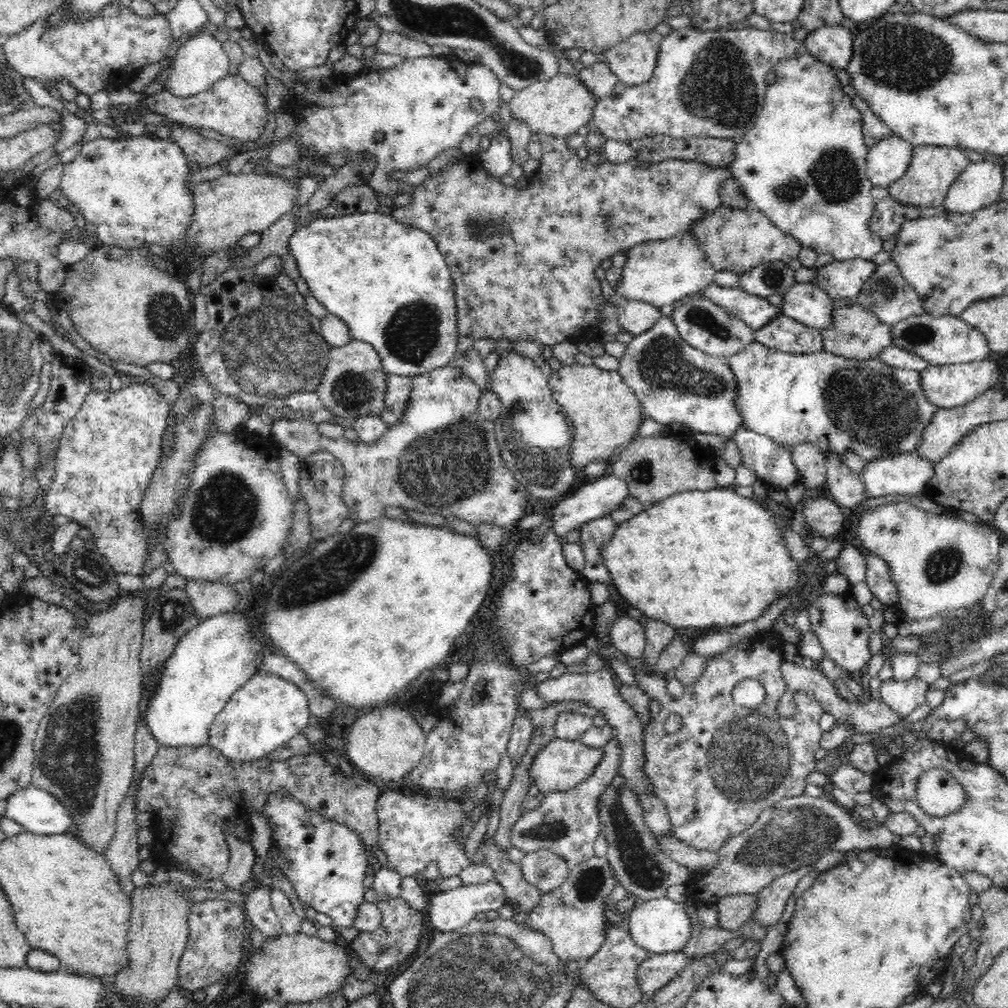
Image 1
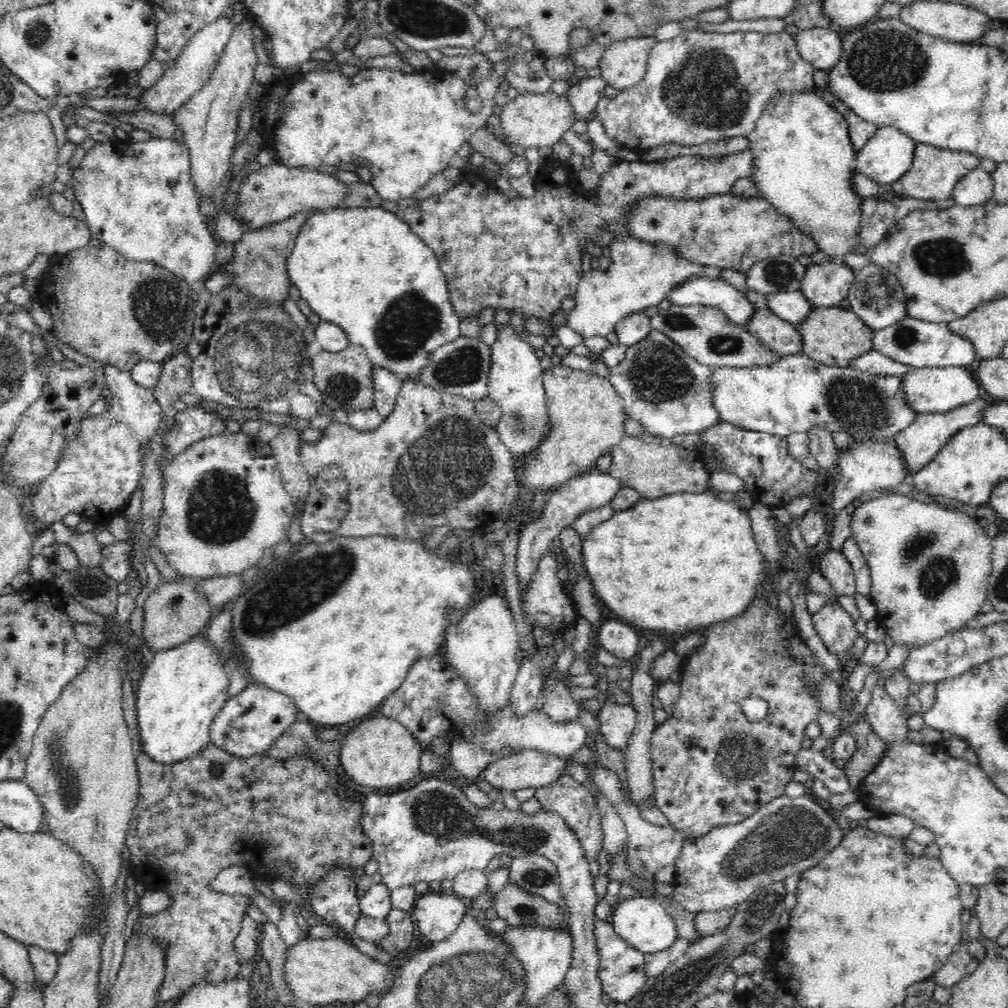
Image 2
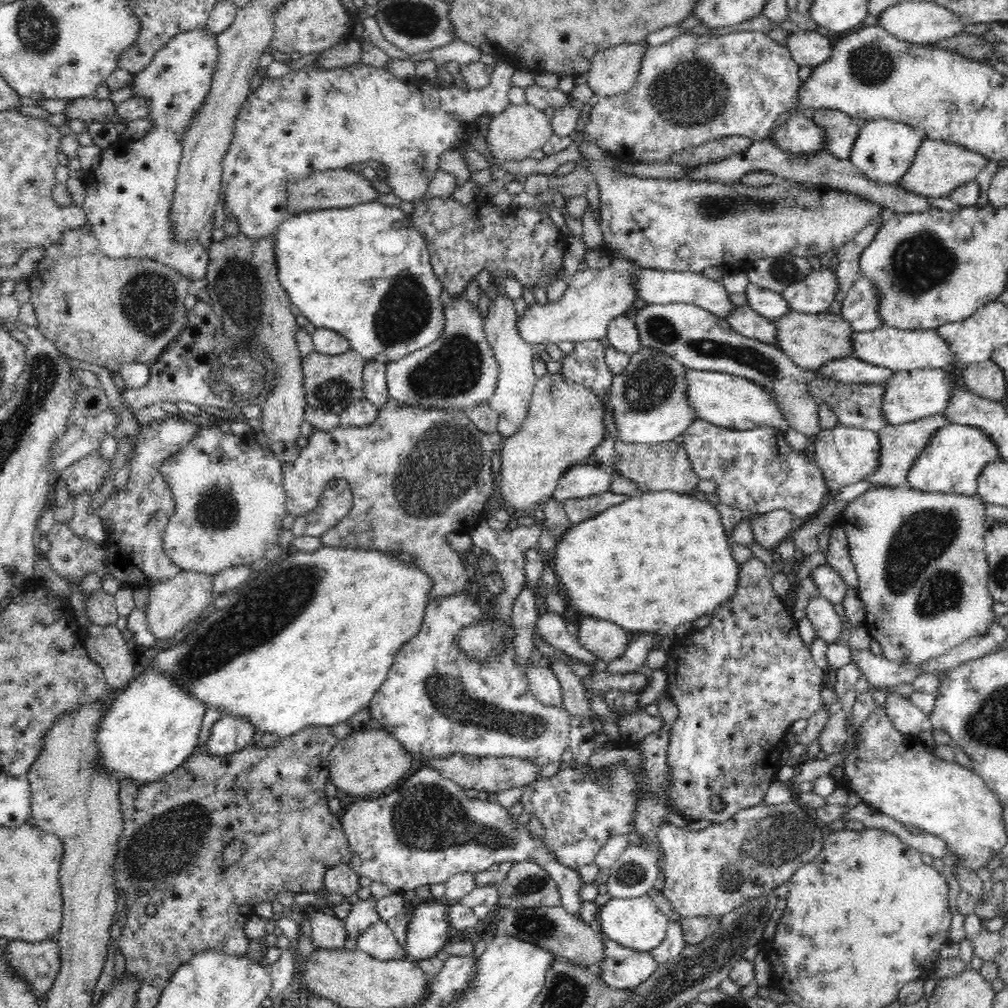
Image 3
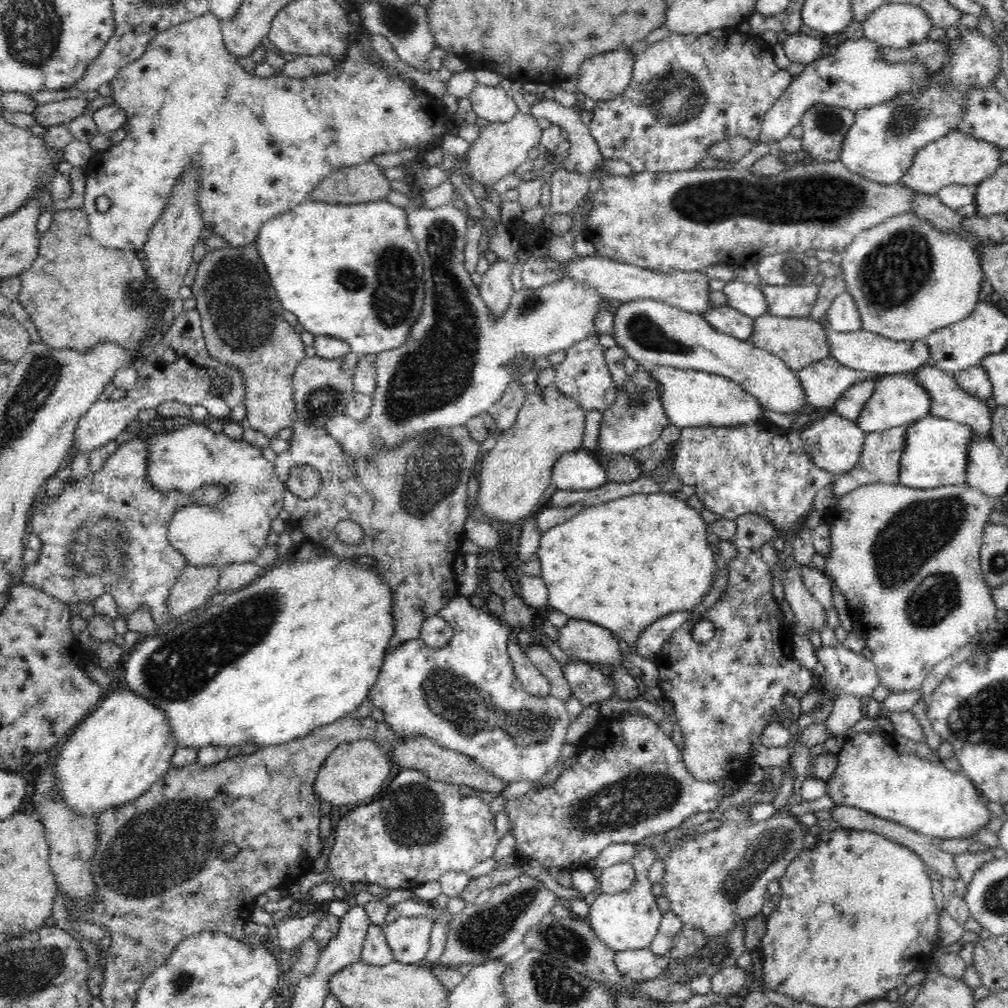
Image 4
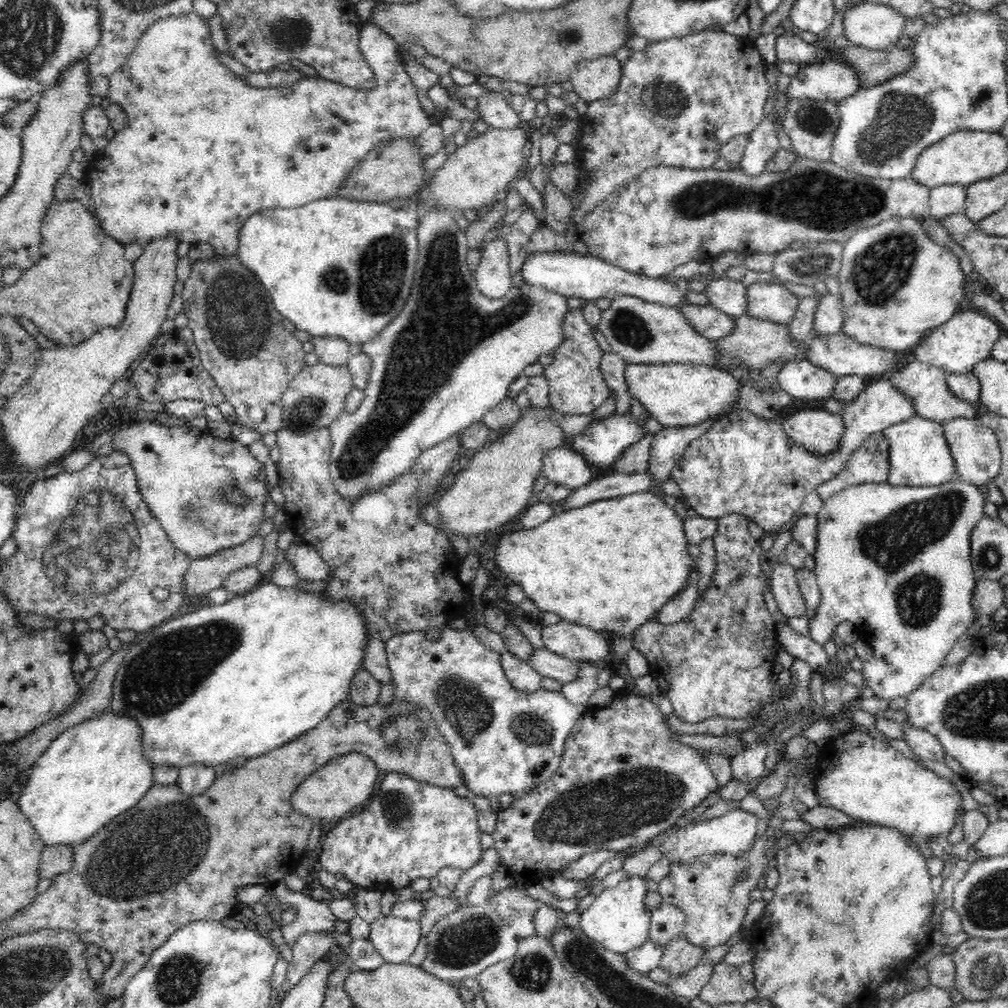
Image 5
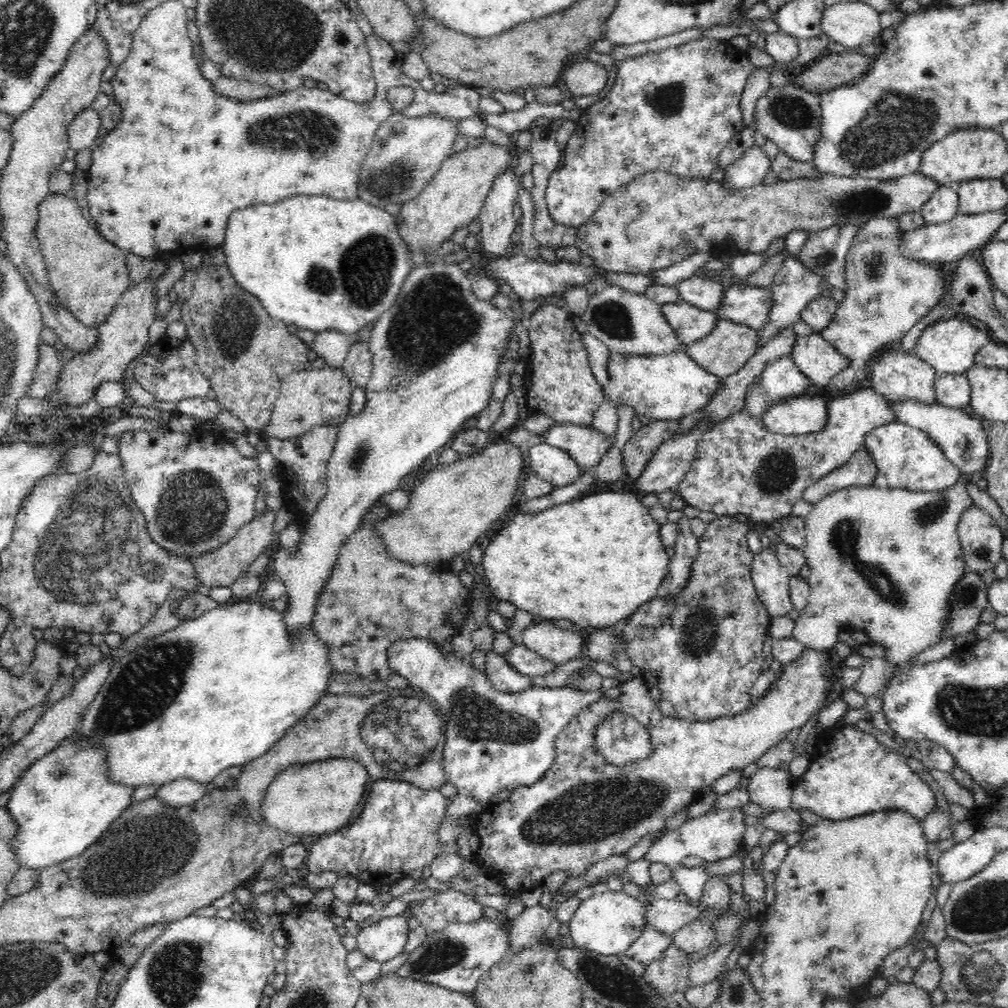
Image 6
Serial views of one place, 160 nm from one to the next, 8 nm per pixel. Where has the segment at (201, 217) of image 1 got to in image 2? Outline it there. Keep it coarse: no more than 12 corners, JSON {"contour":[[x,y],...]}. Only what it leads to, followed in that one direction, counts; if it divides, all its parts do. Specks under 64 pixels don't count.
{"contour":[[275,162],[245,178],[239,222],[253,230],[338,207],[336,175]]}

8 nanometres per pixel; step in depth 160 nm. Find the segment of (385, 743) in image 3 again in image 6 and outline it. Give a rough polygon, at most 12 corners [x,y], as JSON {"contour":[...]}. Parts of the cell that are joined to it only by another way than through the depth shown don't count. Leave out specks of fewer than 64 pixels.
{"contour":[[349,758],[287,766],[263,823],[294,836],[348,824],[366,767]]}

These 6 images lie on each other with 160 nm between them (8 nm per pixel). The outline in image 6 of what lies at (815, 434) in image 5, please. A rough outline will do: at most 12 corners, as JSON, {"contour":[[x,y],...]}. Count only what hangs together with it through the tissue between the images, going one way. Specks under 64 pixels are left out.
{"contour":[[800,394],[771,404],[760,416],[766,430],[822,430],[827,403]]}

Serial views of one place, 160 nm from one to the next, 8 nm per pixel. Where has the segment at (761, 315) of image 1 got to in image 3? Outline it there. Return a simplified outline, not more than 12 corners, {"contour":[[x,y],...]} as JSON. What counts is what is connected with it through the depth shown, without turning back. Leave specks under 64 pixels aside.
{"contour":[[633,272],[647,304],[696,305],[722,318],[734,308],[724,285],[703,273]]}

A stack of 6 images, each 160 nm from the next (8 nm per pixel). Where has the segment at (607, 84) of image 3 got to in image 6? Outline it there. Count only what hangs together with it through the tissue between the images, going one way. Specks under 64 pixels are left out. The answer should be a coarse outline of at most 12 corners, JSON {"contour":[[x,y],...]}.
{"contour":[[577,60],[563,74],[574,97],[600,93],[608,71]]}

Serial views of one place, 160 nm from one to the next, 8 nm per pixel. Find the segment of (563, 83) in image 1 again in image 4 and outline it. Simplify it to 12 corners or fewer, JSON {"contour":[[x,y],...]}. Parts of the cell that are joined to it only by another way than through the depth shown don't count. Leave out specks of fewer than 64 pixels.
{"contour":[[531,113],[491,123],[466,152],[485,187],[529,165],[543,130]]}

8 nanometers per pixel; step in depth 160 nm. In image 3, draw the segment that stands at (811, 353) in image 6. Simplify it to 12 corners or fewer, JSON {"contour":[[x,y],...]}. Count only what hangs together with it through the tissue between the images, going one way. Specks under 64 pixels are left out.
{"contour":[[930,330],[851,334],[852,356],[884,369],[952,367],[953,352]]}

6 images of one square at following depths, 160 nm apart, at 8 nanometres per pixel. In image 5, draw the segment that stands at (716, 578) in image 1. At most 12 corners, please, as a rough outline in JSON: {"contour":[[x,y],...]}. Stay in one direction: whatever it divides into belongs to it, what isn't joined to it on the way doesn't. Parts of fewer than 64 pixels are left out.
{"contour":[[659,491],[506,532],[539,612],[632,642],[696,558]]}

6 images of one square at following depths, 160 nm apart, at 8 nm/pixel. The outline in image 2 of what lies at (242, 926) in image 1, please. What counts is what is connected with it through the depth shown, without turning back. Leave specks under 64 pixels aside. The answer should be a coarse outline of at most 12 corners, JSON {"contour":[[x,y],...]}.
{"contour":[[138,752],[130,873],[170,908],[160,1004],[236,977],[256,900],[314,888],[371,840],[310,755]]}

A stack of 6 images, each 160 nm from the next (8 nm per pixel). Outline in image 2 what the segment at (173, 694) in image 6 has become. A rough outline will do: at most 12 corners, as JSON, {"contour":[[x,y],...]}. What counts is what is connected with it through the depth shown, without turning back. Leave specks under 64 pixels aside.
{"contour":[[338,536],[230,605],[249,684],[310,722],[446,655],[471,554]]}

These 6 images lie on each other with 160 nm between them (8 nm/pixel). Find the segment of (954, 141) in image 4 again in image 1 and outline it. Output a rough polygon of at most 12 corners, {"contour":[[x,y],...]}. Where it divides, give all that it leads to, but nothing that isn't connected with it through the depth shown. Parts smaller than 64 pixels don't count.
{"contour":[[913,147],[890,194],[902,204],[944,205],[971,164],[964,149]]}

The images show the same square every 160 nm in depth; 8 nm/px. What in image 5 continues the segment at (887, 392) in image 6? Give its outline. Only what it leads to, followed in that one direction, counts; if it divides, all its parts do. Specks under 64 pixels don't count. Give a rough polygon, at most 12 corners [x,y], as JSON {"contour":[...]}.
{"contour":[[912,358],[889,381],[915,414],[940,423],[976,419],[943,369]]}

